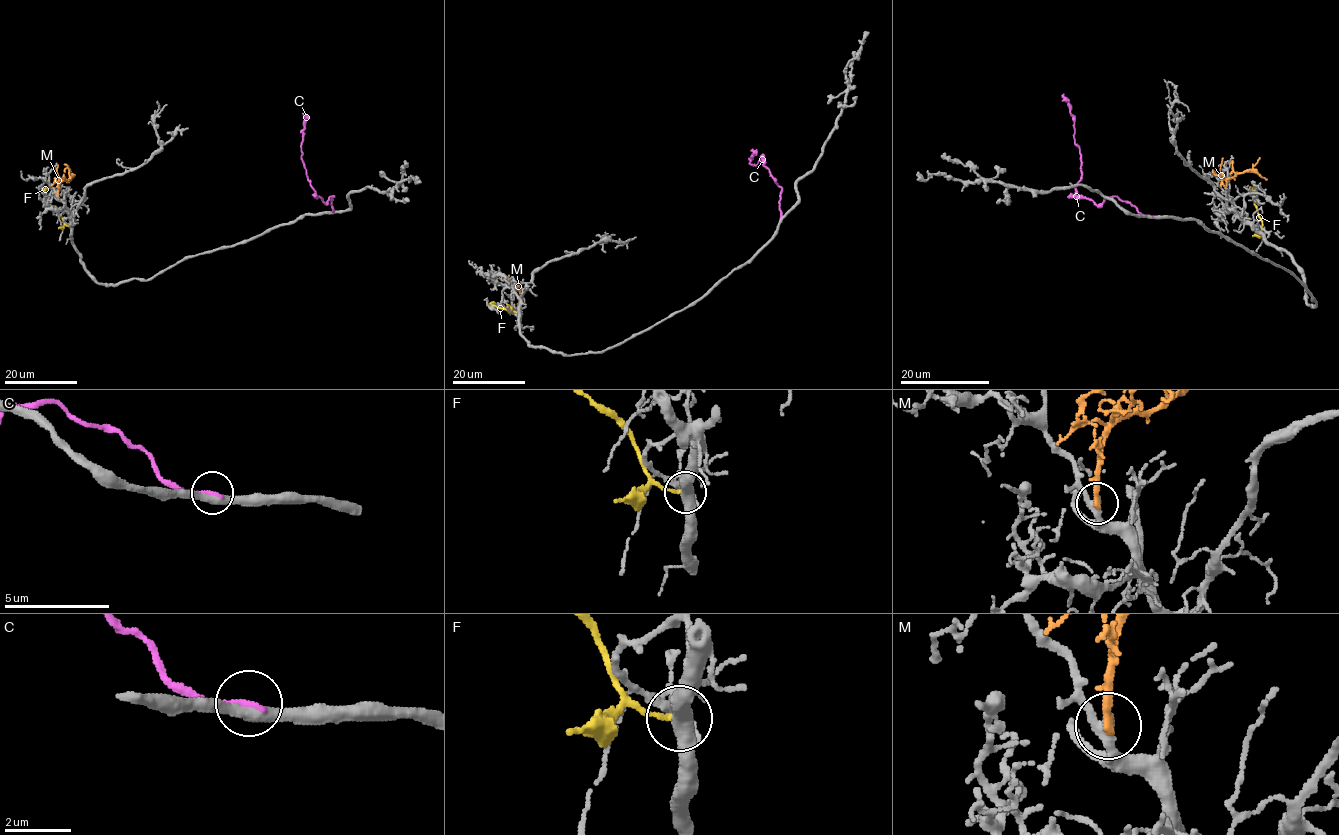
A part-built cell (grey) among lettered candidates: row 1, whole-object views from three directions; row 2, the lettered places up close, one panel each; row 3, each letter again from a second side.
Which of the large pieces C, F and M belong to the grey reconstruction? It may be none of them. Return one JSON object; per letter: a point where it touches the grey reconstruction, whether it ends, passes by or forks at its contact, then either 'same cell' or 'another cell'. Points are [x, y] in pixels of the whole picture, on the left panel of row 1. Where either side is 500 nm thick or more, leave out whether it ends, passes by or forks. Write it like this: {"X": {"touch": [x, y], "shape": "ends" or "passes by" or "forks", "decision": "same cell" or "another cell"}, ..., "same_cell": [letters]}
{"C": {"touch": [333, 211], "shape": "ends", "decision": "another cell"}, "F": {"touch": [70, 226], "shape": "ends", "decision": "another cell"}, "M": {"touch": [58, 196], "shape": "ends", "decision": "same cell"}, "same_cell": ["M"]}

